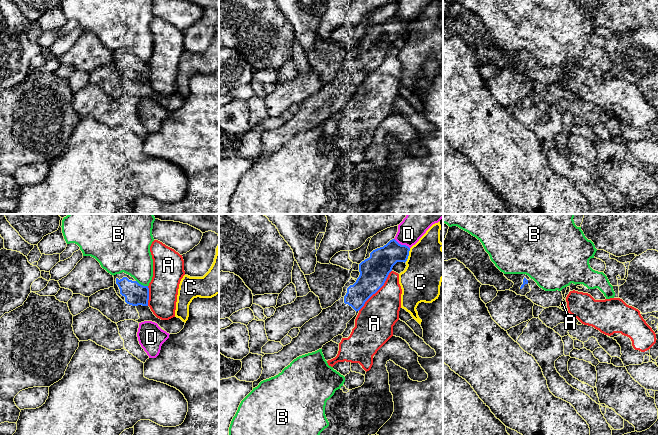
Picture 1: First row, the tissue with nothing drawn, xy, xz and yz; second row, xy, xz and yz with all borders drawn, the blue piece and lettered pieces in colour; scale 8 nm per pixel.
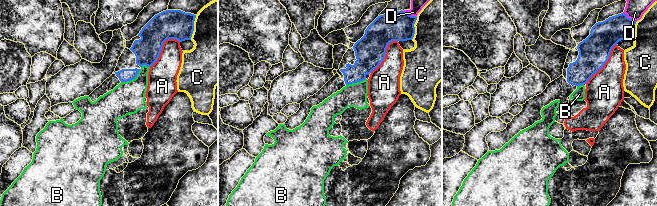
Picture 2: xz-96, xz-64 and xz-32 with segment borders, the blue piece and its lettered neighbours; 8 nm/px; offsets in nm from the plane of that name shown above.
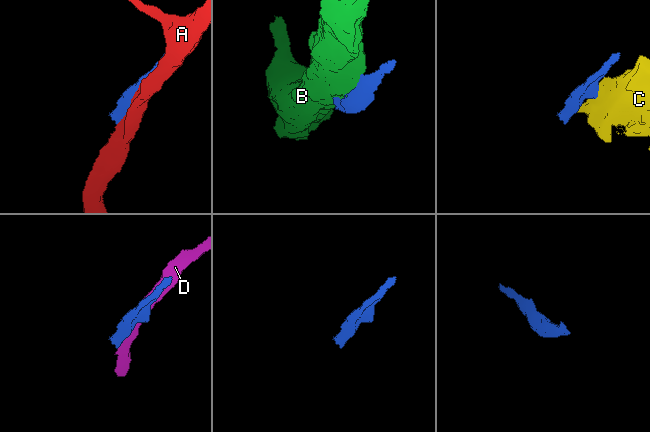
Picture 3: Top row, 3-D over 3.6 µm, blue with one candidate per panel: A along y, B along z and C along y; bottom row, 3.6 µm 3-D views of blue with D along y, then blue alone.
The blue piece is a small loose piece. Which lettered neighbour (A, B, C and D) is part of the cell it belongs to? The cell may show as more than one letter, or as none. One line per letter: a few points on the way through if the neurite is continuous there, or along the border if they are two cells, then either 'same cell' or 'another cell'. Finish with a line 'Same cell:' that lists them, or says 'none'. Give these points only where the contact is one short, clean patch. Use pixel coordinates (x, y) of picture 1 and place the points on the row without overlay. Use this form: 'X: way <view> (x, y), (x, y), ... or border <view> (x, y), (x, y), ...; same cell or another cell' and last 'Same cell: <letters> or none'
A: another cell
B: another cell
C: another cell
D: border xz (394, 14), (409, 24); another cell
Same cell: none

